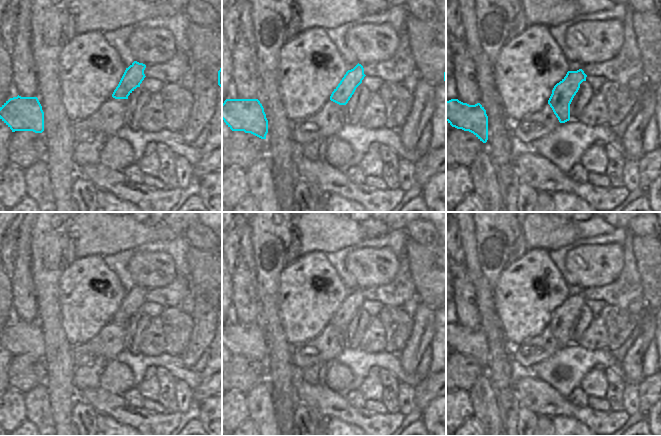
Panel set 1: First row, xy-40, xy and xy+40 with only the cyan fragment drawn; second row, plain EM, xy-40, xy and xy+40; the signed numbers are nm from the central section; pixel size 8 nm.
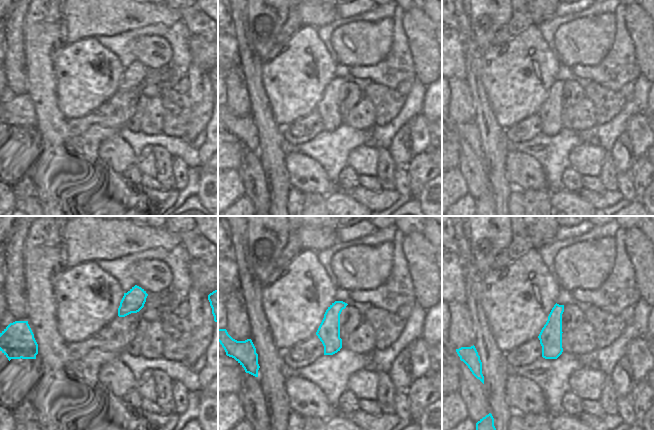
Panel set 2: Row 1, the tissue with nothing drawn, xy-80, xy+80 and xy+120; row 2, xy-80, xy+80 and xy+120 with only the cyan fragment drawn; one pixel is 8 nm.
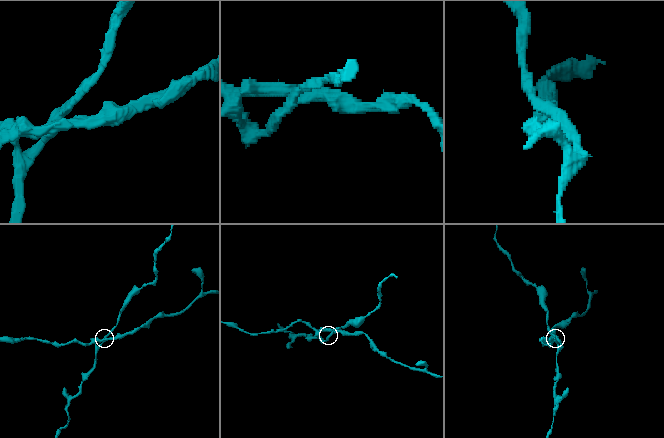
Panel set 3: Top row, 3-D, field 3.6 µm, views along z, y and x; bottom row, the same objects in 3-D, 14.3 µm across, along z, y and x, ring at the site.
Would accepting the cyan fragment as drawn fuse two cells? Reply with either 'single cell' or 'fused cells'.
fused cells

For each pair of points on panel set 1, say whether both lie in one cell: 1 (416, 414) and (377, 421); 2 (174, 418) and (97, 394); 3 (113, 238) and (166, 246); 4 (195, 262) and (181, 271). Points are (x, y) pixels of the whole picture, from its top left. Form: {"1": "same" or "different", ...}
{"1": "different", "2": "same", "3": "different", "4": "different"}

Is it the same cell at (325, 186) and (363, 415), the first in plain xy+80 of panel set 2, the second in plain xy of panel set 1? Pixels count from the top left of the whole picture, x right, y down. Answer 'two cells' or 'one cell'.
one cell

